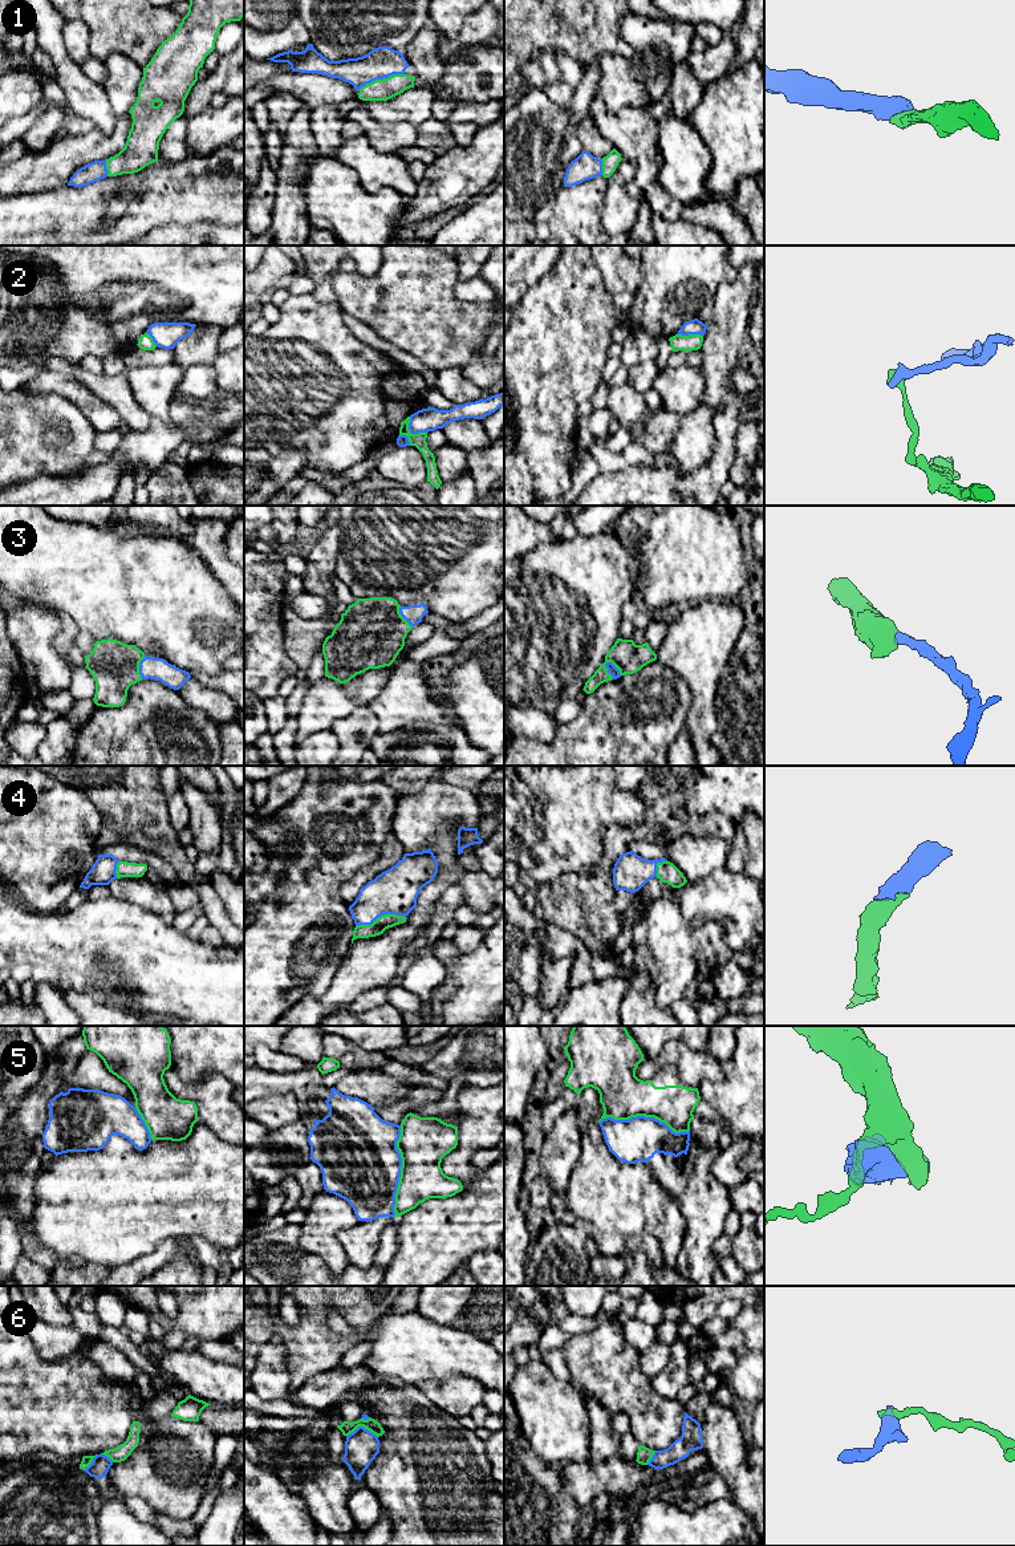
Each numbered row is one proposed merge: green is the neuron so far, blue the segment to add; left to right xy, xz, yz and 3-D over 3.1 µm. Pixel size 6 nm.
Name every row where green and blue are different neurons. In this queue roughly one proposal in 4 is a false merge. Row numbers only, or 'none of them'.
2, 5, 6

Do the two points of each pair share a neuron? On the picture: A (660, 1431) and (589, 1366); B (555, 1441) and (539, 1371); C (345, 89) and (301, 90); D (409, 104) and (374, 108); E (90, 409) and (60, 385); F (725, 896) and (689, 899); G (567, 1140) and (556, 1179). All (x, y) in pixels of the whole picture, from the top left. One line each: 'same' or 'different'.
A: same
B: same
C: same
D: same
E: same
F: same
G: same

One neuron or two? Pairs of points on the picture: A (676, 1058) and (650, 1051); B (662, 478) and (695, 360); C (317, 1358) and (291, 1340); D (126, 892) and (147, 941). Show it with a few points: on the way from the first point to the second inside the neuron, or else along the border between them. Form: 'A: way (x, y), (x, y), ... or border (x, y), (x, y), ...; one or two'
A: border (690, 1049), (669, 1041), (657, 1058), (644, 1059); two
B: border (699, 349), (702, 365); two
C: way (311, 1351), (297, 1340); one
D: border (112, 895), (159, 914); two

